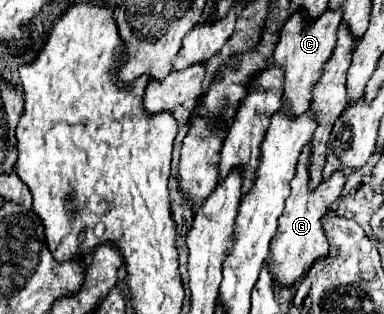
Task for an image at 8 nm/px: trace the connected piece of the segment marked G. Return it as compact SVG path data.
M308 144L304 152L300 154L296 178L292 180L292 192L286 198L286 208L278 220L278 232L274 240L270 242L270 256L266 258L268 272L272 280L276 280L280 286L292 286L304 278L304 274L310 270L310 266L328 256L328 240L322 228L322 218L330 212L334 200L340 196L346 176L332 176L328 182L322 182L316 192L308 192Z

